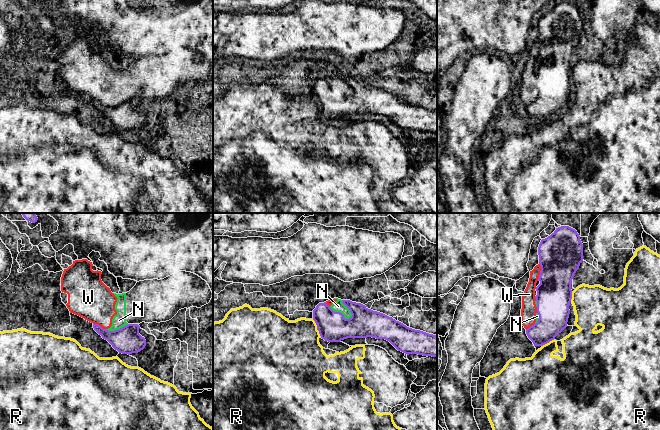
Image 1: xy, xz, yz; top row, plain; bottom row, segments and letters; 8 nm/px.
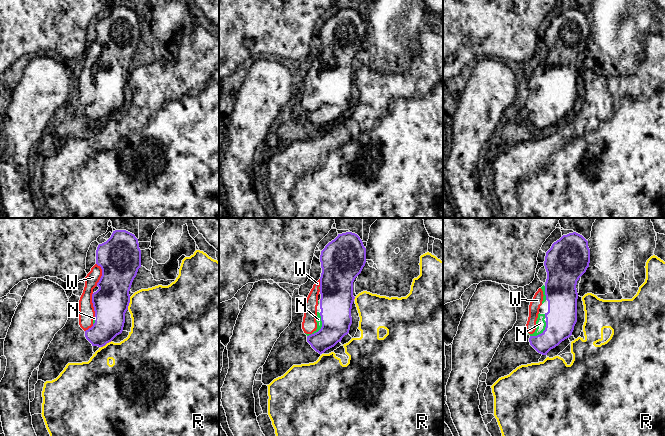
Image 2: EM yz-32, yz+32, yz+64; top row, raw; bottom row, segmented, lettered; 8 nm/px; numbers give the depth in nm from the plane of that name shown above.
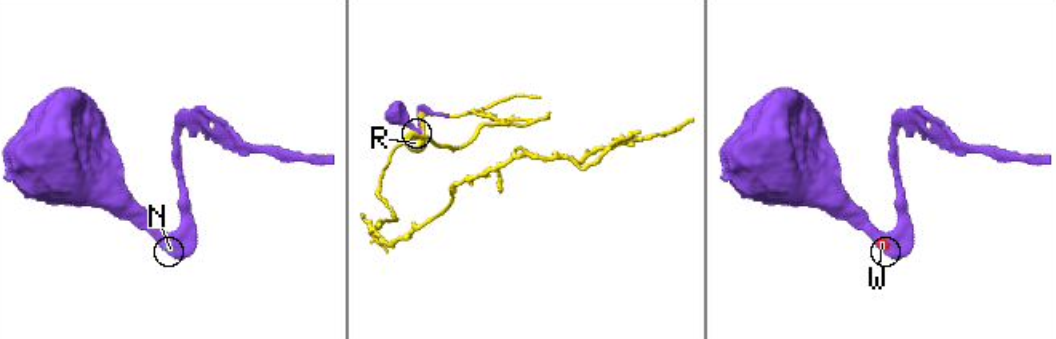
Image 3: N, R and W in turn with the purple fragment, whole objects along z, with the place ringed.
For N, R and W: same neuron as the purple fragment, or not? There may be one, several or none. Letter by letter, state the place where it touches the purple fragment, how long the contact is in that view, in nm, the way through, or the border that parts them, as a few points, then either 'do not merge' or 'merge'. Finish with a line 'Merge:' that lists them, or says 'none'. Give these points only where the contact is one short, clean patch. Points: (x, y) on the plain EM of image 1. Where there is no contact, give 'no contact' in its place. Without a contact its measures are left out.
N: xz (341, 89) | 200 nm | do not merge
R: xz (317, 103) | 150 nm | do not merge
W: yz (540, 48) | 140 nm | do not merge
Merge: none

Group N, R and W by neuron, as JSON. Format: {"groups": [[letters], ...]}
{"groups": [["N", "W"], ["R"]]}

